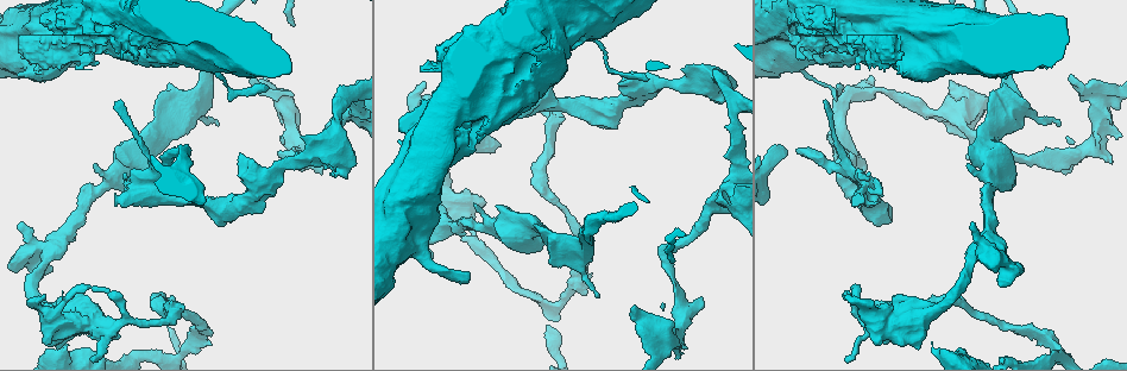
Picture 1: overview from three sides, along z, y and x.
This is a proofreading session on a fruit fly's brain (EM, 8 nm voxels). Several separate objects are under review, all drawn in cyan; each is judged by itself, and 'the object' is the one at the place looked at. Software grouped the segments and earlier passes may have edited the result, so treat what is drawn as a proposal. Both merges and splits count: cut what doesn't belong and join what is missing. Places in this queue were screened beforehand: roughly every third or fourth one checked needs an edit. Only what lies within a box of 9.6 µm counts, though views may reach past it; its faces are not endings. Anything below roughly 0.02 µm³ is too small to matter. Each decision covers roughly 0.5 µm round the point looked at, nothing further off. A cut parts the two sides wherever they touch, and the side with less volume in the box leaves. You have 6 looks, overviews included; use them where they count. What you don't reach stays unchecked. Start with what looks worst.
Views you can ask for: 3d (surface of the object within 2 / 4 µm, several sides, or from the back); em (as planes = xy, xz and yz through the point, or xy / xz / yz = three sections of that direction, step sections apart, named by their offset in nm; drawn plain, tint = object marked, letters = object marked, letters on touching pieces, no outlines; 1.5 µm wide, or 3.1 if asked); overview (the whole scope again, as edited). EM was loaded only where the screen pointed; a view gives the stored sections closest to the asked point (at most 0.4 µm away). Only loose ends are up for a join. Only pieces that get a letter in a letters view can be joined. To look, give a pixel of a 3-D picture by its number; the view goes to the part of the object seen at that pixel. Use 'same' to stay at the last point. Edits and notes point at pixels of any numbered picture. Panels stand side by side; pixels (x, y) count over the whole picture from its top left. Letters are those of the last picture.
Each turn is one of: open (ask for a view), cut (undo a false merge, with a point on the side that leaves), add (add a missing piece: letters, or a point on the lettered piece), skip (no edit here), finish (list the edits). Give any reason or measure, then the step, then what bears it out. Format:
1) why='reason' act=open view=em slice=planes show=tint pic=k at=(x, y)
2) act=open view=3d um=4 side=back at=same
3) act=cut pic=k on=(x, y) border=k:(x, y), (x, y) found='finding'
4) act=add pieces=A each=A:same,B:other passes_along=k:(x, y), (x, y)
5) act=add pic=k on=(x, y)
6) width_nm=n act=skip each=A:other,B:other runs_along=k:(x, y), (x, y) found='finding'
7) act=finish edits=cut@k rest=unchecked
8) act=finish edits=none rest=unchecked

why='an open end' act=open view=em slice=planes show=letters pic=1 at=(468, 281)

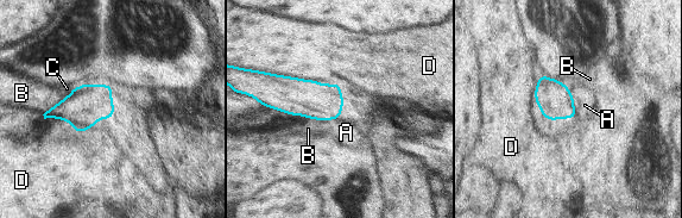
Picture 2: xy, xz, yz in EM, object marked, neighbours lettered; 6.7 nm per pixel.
longest_contact=D:500nm act=skip each=A:other,B:other,C:other,D:other found='none of them fits'

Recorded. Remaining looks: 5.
why='sudden change in width' act=open view=em slice=yz step=4 show=tint pic=1 at=(168, 298)

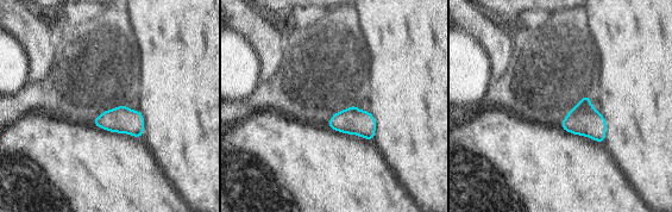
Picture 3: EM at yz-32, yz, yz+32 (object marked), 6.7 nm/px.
act=open view=em slice=planes show=letters at=same

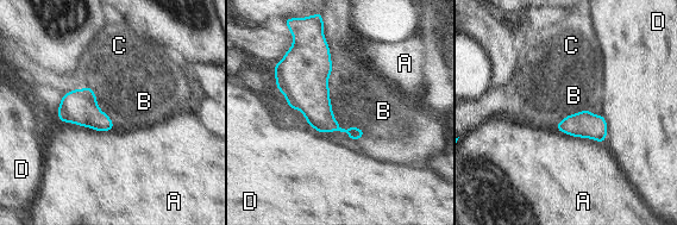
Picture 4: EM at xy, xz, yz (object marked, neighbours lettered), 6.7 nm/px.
act=skip each=A:other,B:other,C:other,D:other border=4:(336, 119), (365, 136) found='all the same neuron'

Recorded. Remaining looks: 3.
why='free end' act=open view=em slice=planes show=tint pic=1 at=(796, 150)

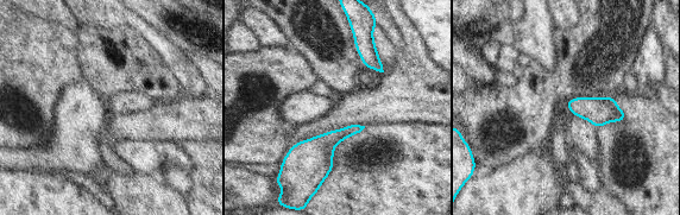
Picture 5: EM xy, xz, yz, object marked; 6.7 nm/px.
why='what lies round it' act=open view=em slice=planes show=letters at=same

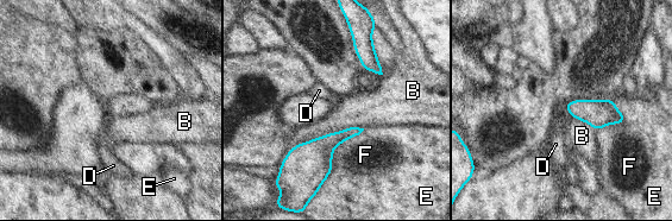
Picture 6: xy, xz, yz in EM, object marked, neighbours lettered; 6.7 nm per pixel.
longest_contact=B:480nm act=skip each=B:other,D:other,E:other,F:other border=6:(363, 127), (345, 127), (294, 145) found='no lettered piece goes on from it'

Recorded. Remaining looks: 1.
act=finish edits=none rest=unchecked

